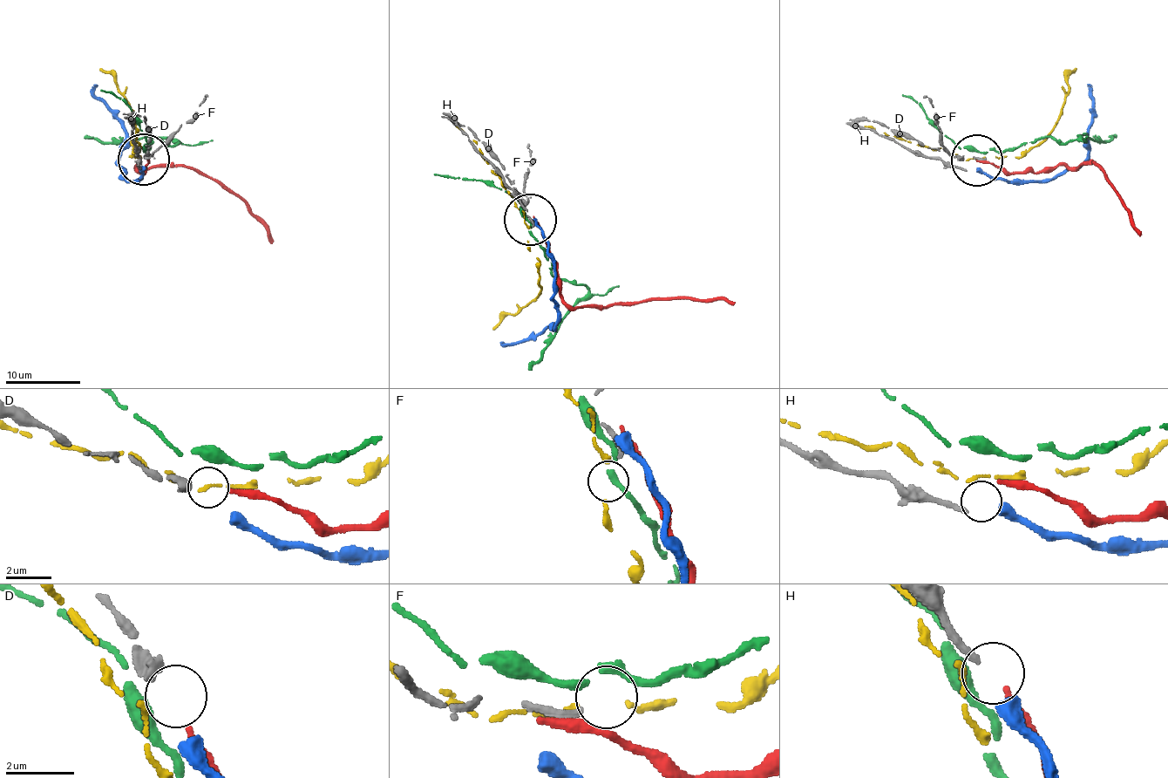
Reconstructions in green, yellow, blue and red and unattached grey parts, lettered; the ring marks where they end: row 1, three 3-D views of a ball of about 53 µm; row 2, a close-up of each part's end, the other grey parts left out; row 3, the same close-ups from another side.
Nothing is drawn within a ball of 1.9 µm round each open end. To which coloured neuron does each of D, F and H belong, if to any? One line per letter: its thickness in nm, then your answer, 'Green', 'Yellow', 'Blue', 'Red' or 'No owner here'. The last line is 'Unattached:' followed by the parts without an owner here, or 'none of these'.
D: Thickness 420 nm. Red
F: Thickness 240 nm. No owner here
H: Thickness 240 nm. Blue
Unattached: F

